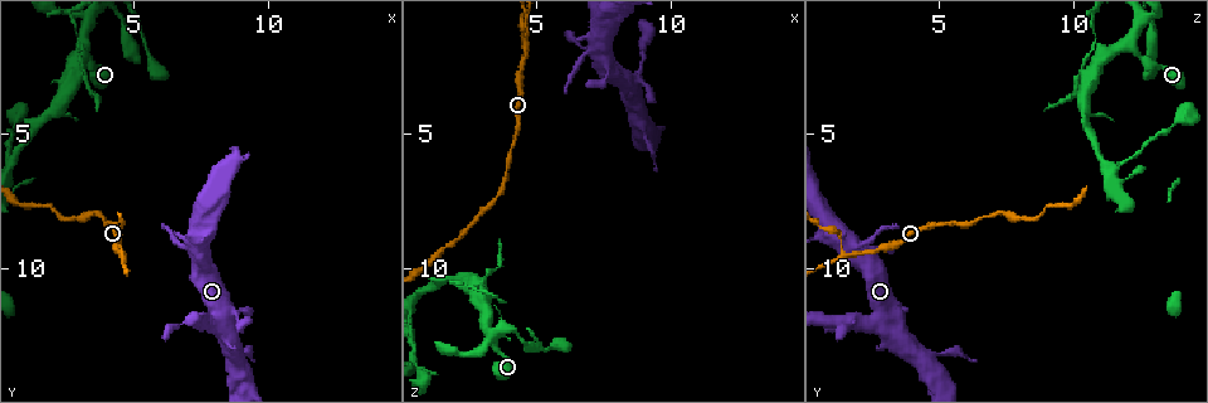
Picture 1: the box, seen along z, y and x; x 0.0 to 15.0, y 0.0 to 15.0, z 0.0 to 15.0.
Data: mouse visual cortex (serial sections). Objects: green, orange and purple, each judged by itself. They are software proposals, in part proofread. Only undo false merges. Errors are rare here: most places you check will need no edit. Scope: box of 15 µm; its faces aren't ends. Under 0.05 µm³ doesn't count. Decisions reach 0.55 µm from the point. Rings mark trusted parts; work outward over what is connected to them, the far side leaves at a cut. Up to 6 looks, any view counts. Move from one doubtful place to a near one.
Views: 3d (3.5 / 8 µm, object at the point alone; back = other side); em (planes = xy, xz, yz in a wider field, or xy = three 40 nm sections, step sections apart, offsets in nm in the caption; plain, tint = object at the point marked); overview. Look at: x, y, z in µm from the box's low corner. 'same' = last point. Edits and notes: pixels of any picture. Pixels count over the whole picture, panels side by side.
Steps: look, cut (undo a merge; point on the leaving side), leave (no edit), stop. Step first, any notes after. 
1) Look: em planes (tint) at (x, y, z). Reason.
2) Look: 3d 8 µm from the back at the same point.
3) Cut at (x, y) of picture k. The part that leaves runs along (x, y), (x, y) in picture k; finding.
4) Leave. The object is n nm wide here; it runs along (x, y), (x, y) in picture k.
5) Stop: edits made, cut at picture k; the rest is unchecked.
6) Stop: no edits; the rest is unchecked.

Look: 3d 3.5 µm from the back at (3.0, 1.9, 11.0). Branch point.

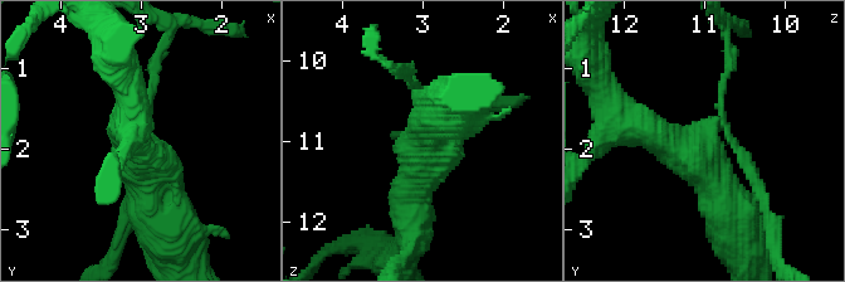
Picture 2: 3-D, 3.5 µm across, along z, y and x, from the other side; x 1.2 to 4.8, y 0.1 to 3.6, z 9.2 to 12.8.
Leave. It runs along (621, 125), (702, 164), (731, 222) in picture 2; continuous, no second cell.

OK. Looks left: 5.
Look: 3d 8 µm from the back at (8.6, 12.8, 3.1). Thick turns thin.

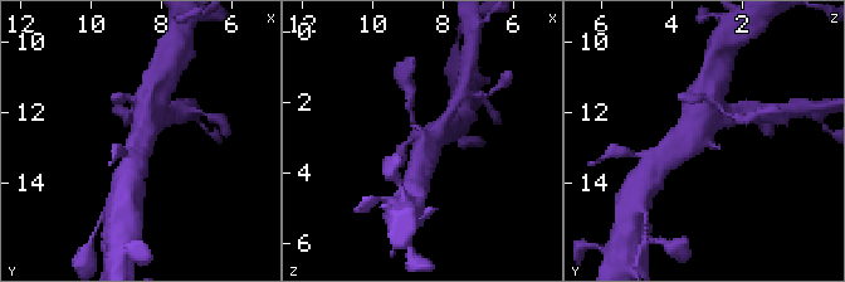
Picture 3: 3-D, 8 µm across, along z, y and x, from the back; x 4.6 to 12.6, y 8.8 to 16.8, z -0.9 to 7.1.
Look: em xy step 2 (tint) at (8.5, 12.7, 3.2).

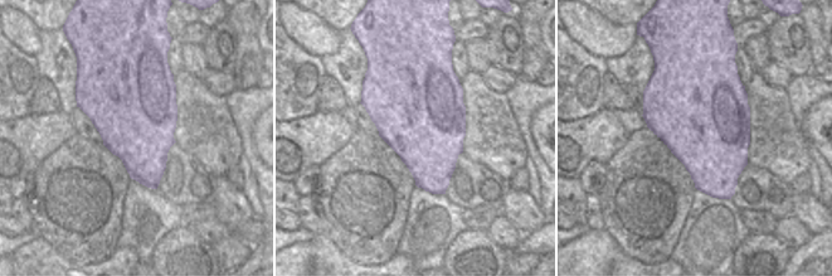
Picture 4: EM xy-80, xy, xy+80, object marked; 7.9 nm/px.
Leave. It runs along (149, 106), (143, 142), (128, 149) in picture 3; continuous, no second cell.

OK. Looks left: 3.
Look: 3d 3.5 µm at (4.5, 9.5, 1.4). Three-way junction.

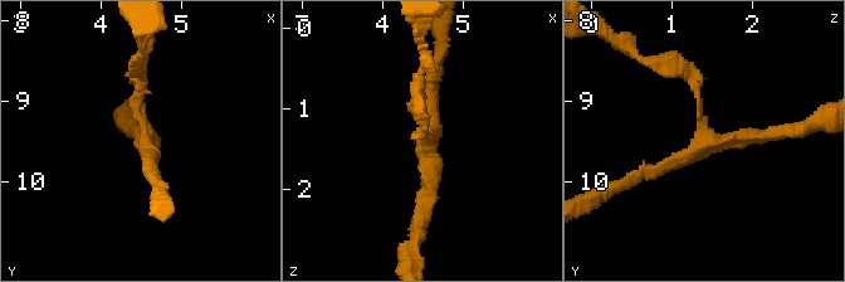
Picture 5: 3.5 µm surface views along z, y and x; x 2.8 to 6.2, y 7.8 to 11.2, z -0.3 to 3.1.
Look: em planes (tint) at (4.60, 9.50, 1.50). 3 arms meet here; the arms are 150, 150, 200 nm wide.

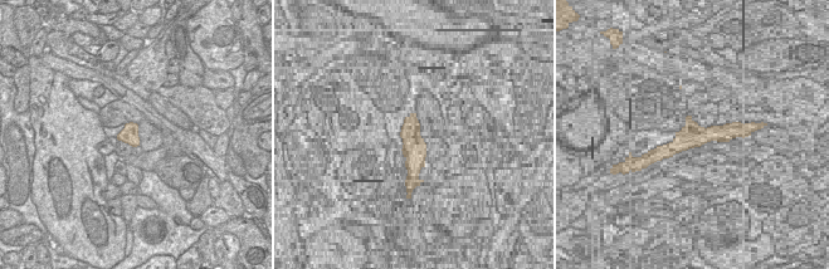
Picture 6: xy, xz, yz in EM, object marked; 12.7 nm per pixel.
Leave. It runs along (789, 131), (714, 142), (695, 84), (677, 69) in picture 5; all the same cell.

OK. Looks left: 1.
Stop: no edits; the rest is unchecked.

